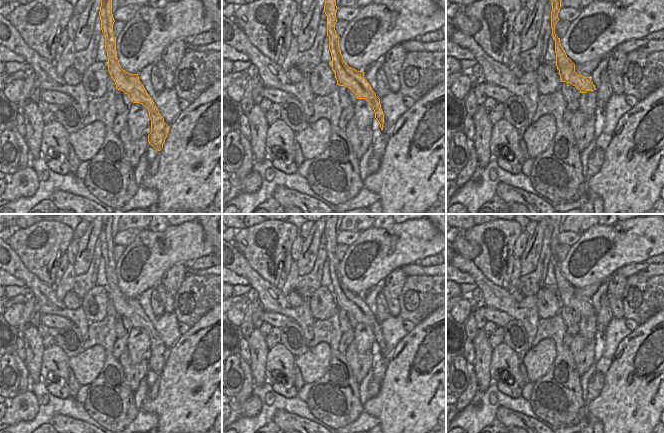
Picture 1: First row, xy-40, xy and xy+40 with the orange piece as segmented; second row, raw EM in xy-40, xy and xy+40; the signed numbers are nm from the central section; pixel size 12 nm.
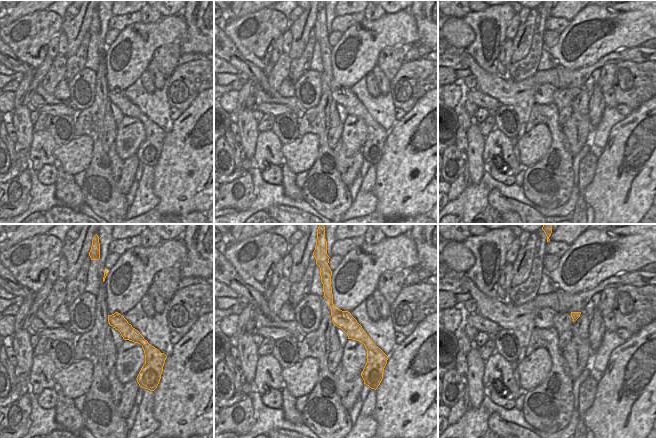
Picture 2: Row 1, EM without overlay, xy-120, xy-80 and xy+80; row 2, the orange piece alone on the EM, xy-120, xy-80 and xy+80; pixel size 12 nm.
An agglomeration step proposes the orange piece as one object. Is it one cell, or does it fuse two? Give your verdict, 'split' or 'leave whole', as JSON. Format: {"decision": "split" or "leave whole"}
{"decision": "split"}

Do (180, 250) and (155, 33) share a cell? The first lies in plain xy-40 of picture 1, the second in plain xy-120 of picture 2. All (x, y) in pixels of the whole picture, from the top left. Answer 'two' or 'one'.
one

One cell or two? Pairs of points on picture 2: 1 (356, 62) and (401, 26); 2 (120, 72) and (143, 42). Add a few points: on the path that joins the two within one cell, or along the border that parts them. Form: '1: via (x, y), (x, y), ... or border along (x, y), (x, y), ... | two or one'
1: via (367, 51), (390, 29) | one
2: via (126, 65), (131, 58), (131, 54), (136, 49) | one

